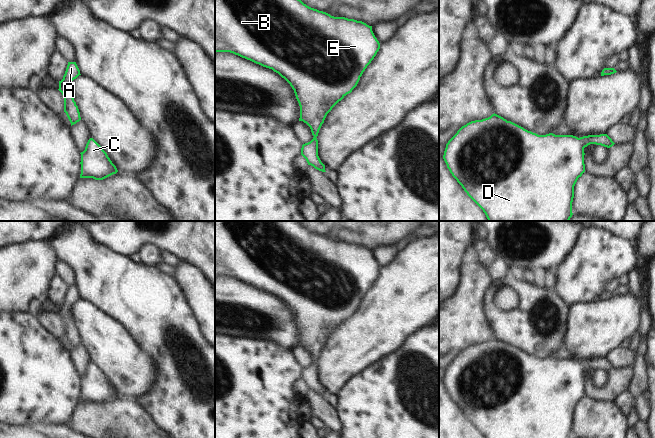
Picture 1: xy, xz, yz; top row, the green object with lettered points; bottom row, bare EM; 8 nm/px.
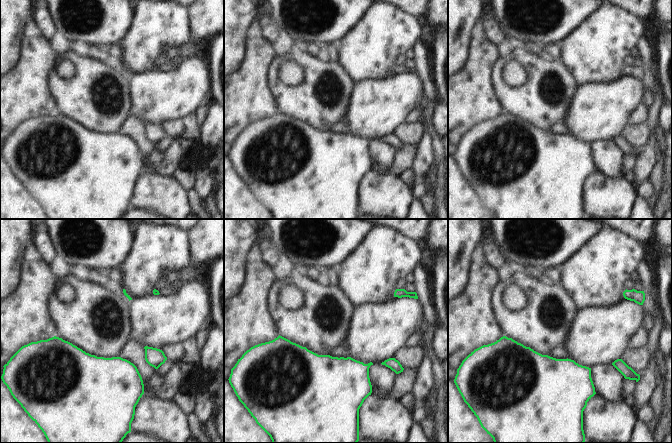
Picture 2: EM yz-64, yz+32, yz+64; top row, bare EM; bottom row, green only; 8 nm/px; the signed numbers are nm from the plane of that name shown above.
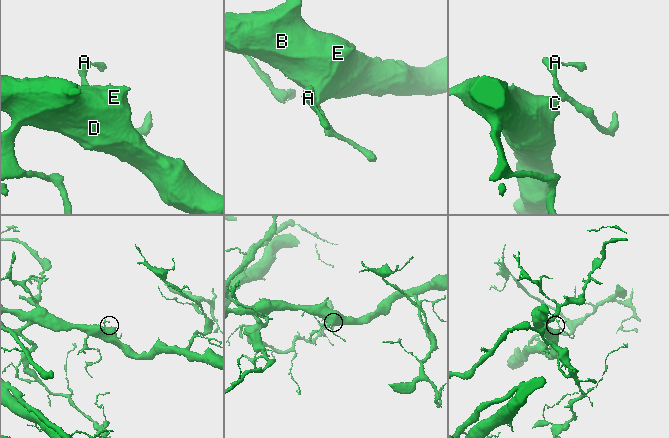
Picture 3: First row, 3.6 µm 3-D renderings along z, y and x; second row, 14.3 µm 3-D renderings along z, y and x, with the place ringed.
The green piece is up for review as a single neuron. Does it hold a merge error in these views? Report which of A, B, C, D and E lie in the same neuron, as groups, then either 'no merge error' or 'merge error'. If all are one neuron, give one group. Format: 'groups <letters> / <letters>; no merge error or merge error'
groups A B C D E; no merge error

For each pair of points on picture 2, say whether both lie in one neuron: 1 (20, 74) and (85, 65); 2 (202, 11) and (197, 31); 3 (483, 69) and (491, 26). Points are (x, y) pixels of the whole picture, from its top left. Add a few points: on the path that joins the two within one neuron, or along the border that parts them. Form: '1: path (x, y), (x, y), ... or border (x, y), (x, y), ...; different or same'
1: border (54, 64), (48, 75), (48, 89), (50, 93); different
2: path (202, 16), (202, 26); same
3: border (484, 37), (496, 46); different

